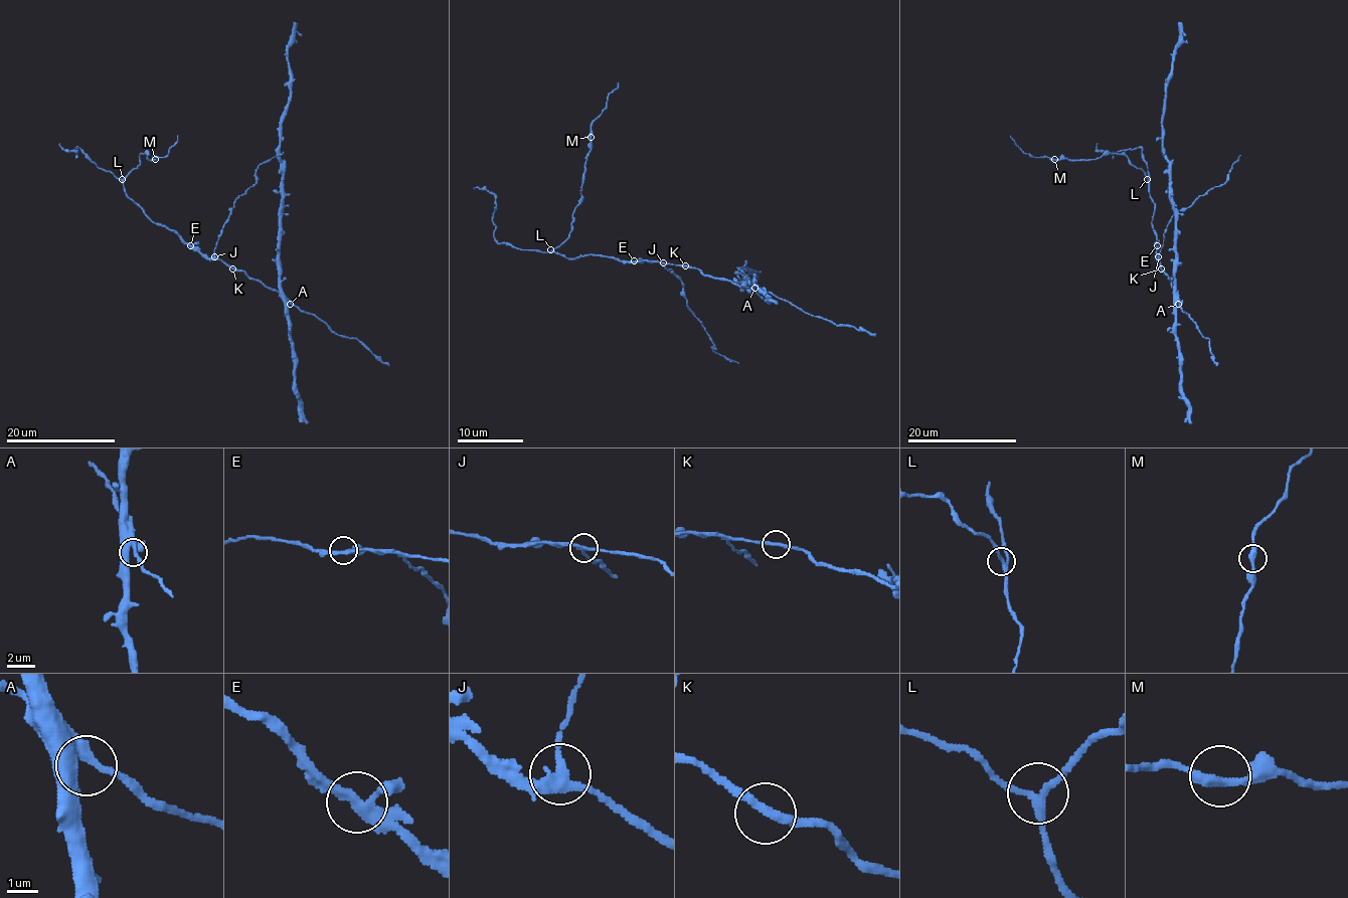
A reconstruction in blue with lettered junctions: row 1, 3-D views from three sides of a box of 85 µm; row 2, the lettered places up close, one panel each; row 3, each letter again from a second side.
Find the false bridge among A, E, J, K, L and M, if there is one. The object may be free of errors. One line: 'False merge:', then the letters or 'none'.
False merge: J

